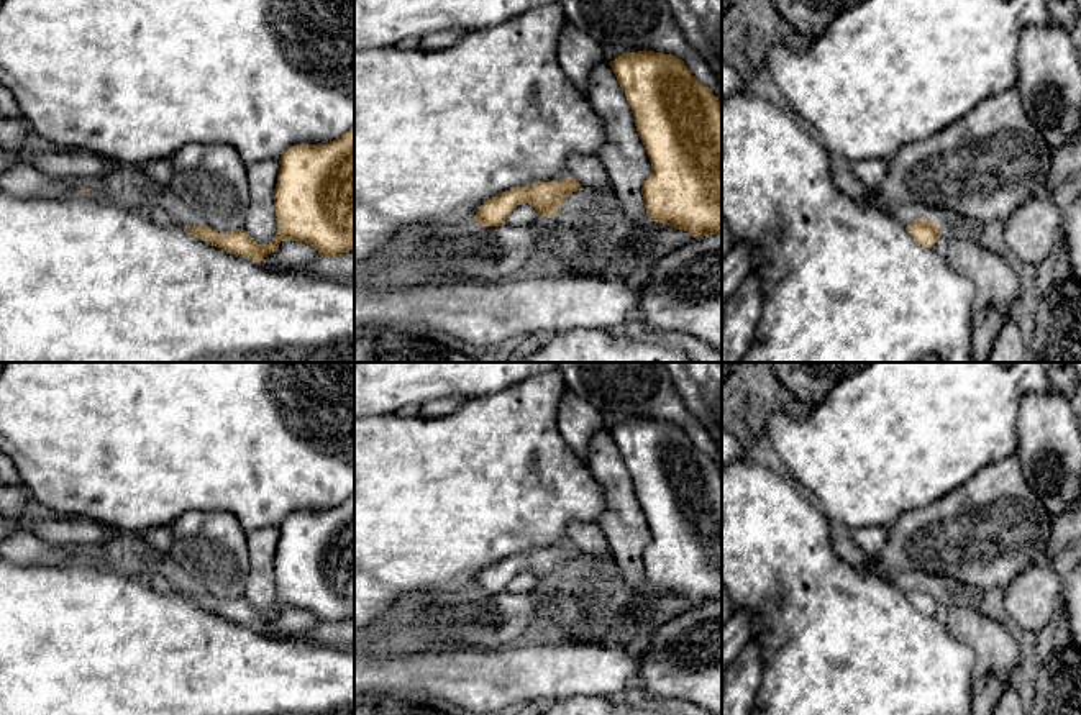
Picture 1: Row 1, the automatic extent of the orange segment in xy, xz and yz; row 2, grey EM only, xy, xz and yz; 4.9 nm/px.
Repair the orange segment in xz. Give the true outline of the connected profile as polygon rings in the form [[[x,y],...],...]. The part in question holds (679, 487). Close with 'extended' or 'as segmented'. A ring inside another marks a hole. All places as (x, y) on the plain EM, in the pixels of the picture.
[[[655,418],[623,420],[609,430],[635,484],[651,530],[641,561],[646,581],[692,605],[722,602],[722,472],[682,426]]] | as segmented

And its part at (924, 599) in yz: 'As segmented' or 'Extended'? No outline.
As segmented

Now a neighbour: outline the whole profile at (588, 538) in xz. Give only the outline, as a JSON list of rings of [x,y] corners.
[[[571,521],[568,525],[566,541],[579,549],[582,558],[595,566],[615,567],[615,559],[609,541],[597,523]]]

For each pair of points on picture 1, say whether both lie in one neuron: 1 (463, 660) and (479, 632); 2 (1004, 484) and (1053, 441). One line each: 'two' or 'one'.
1: two
2: two

